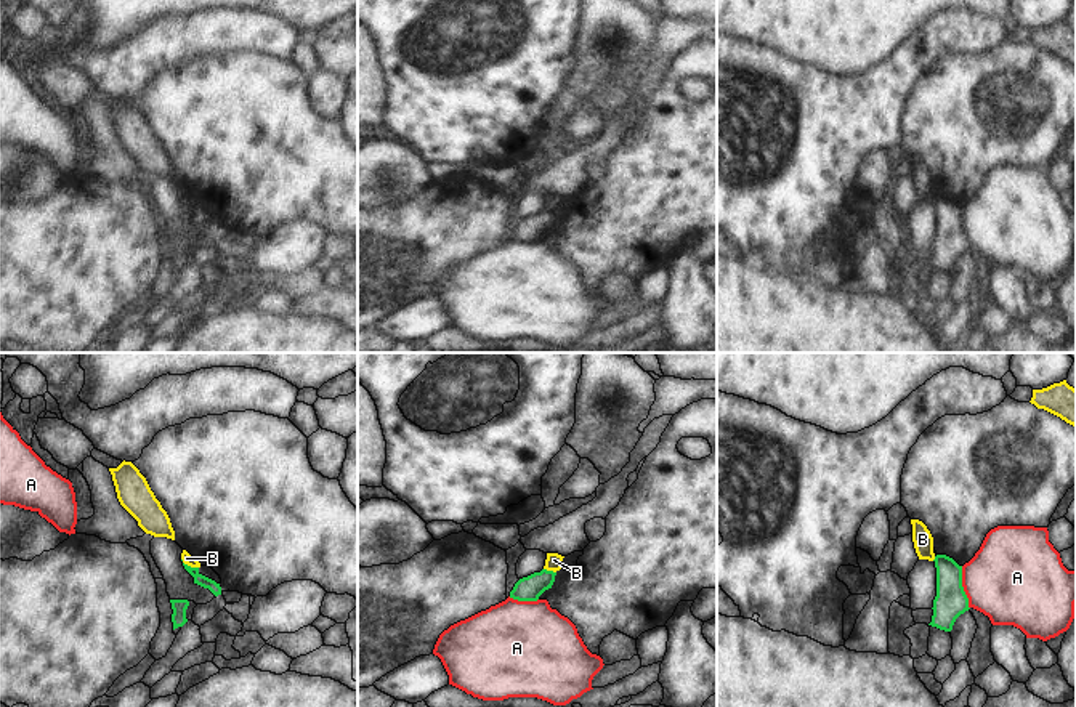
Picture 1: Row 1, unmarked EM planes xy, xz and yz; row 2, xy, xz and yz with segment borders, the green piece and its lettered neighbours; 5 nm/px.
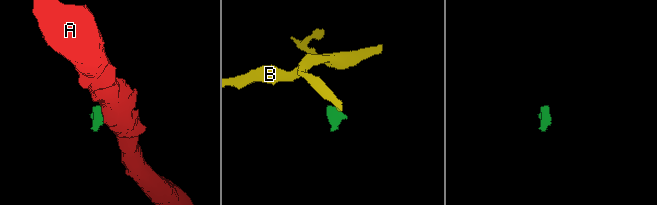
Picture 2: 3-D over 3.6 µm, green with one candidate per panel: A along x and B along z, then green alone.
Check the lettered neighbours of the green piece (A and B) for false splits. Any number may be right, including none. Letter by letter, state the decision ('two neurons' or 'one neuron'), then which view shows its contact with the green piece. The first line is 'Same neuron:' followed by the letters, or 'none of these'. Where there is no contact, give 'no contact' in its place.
Same neuron: none of these
A: two neurons | yz
B: two neurons | xy

